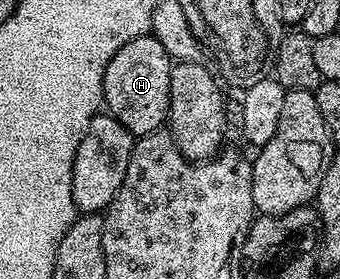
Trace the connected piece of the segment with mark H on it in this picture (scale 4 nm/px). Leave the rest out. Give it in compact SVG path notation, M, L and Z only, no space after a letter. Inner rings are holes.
M146 36L123 44L123 48L119 48L115 56L111 56L111 64L107 64L107 72L103 76L104 109L134 136L150 134L162 129L169 116L169 89L171 88L172 71L169 54L163 48L163 44L159 44L157 38Z

